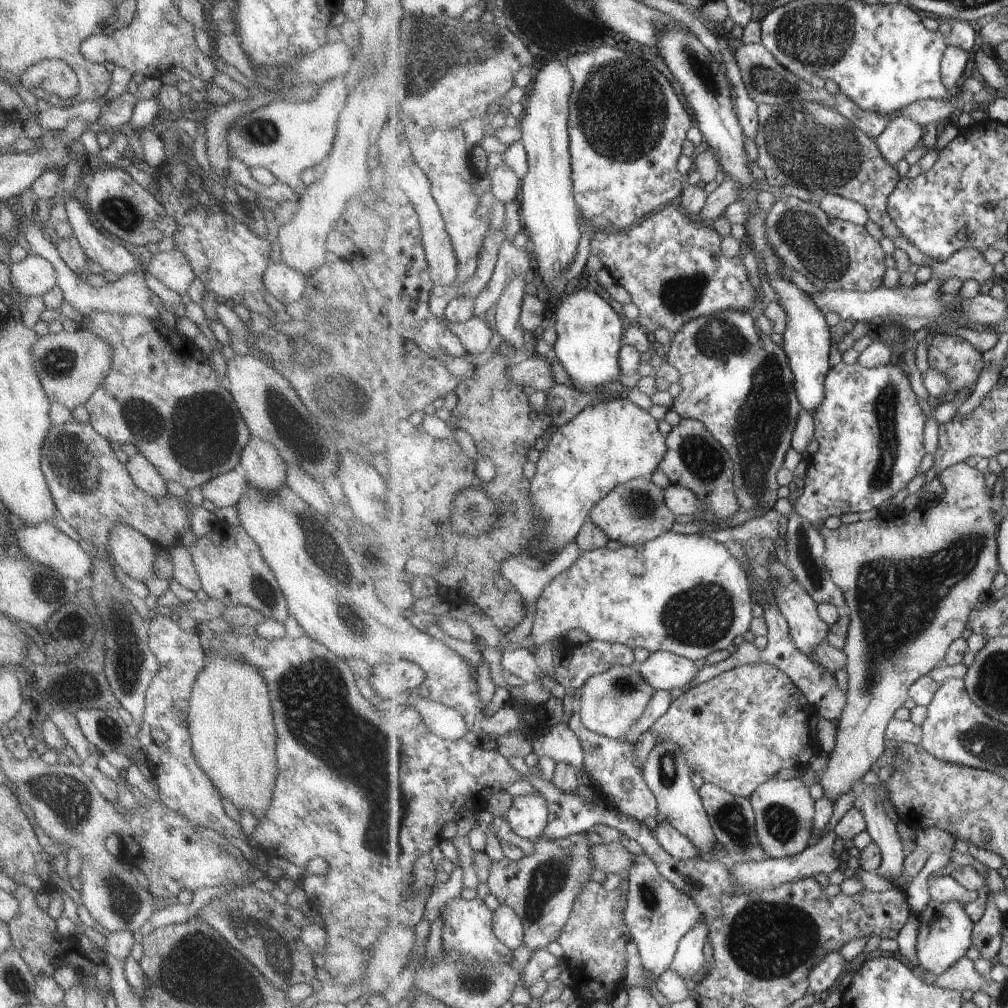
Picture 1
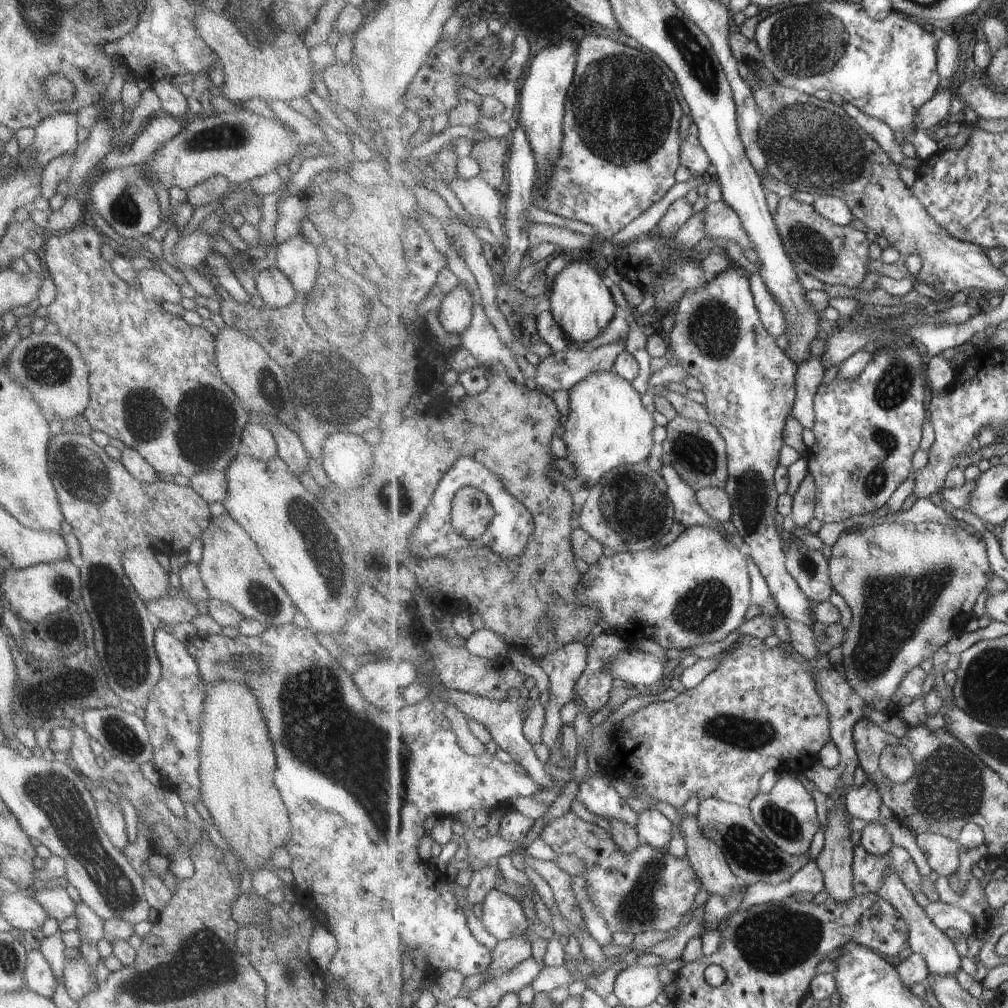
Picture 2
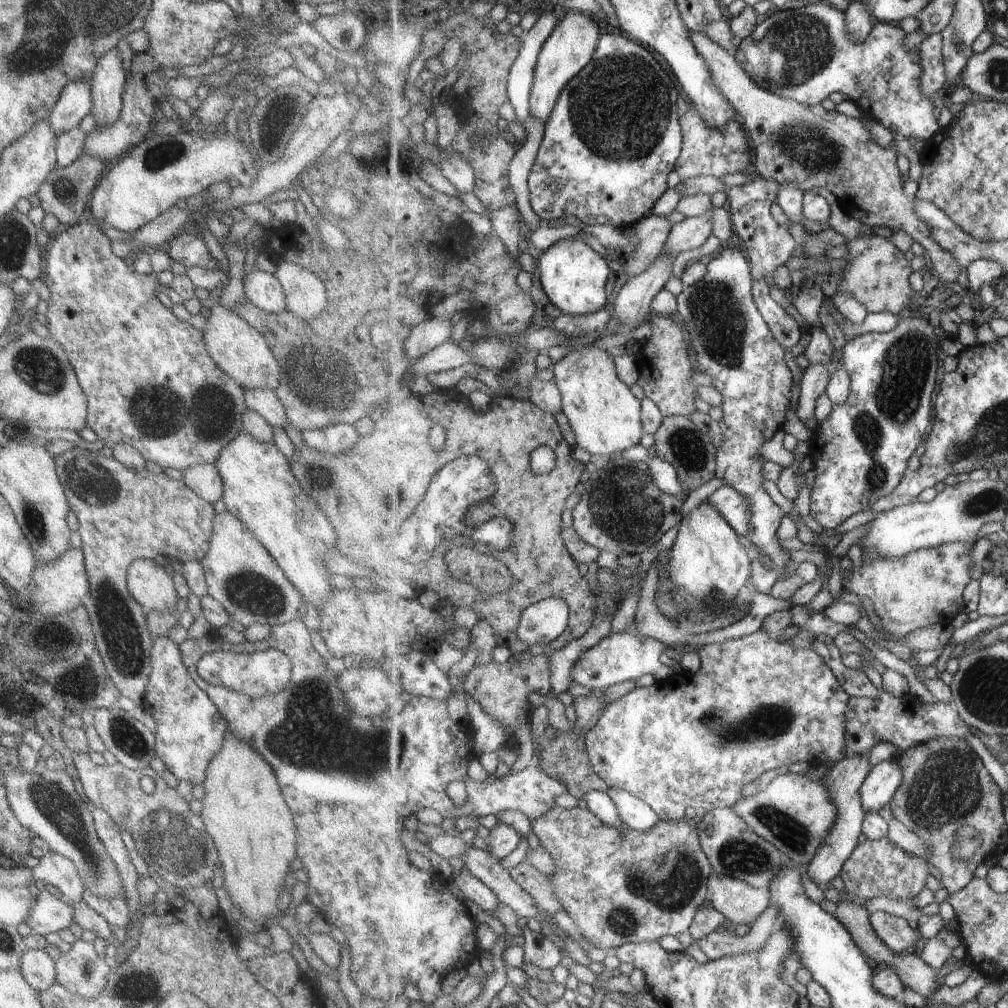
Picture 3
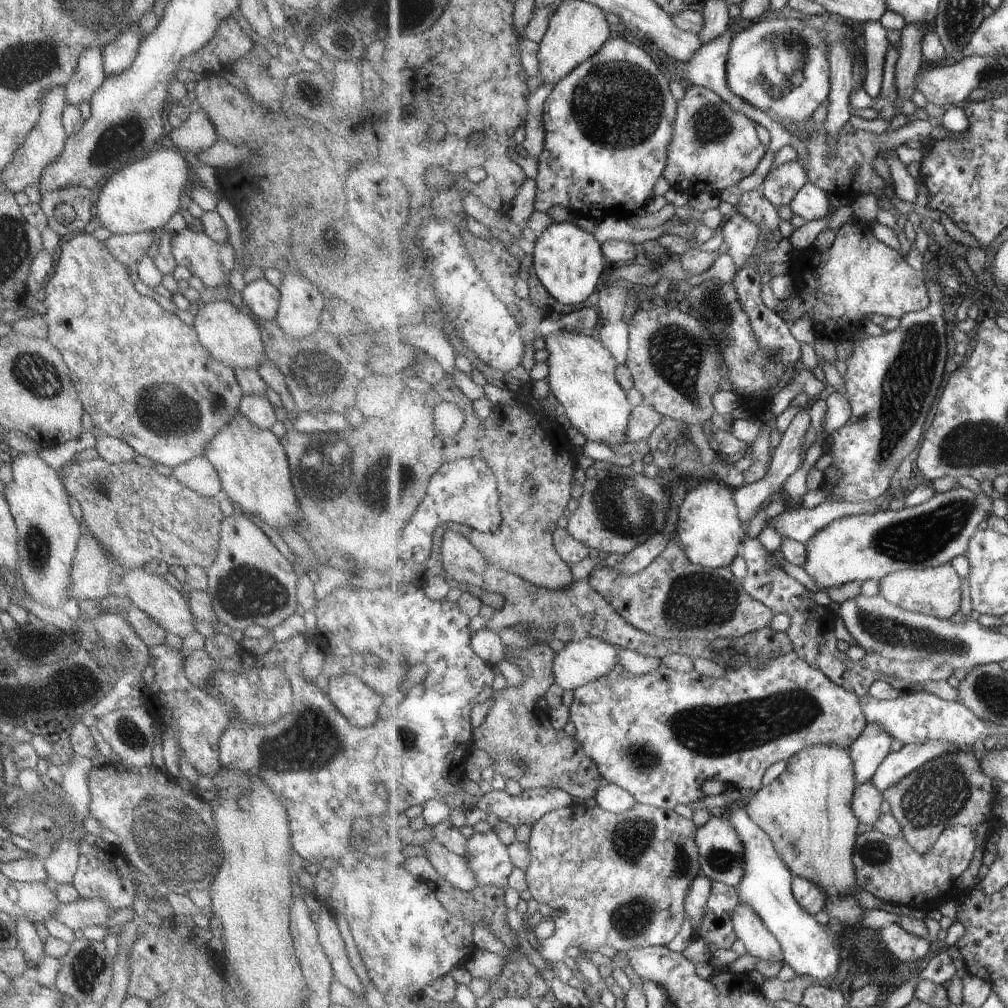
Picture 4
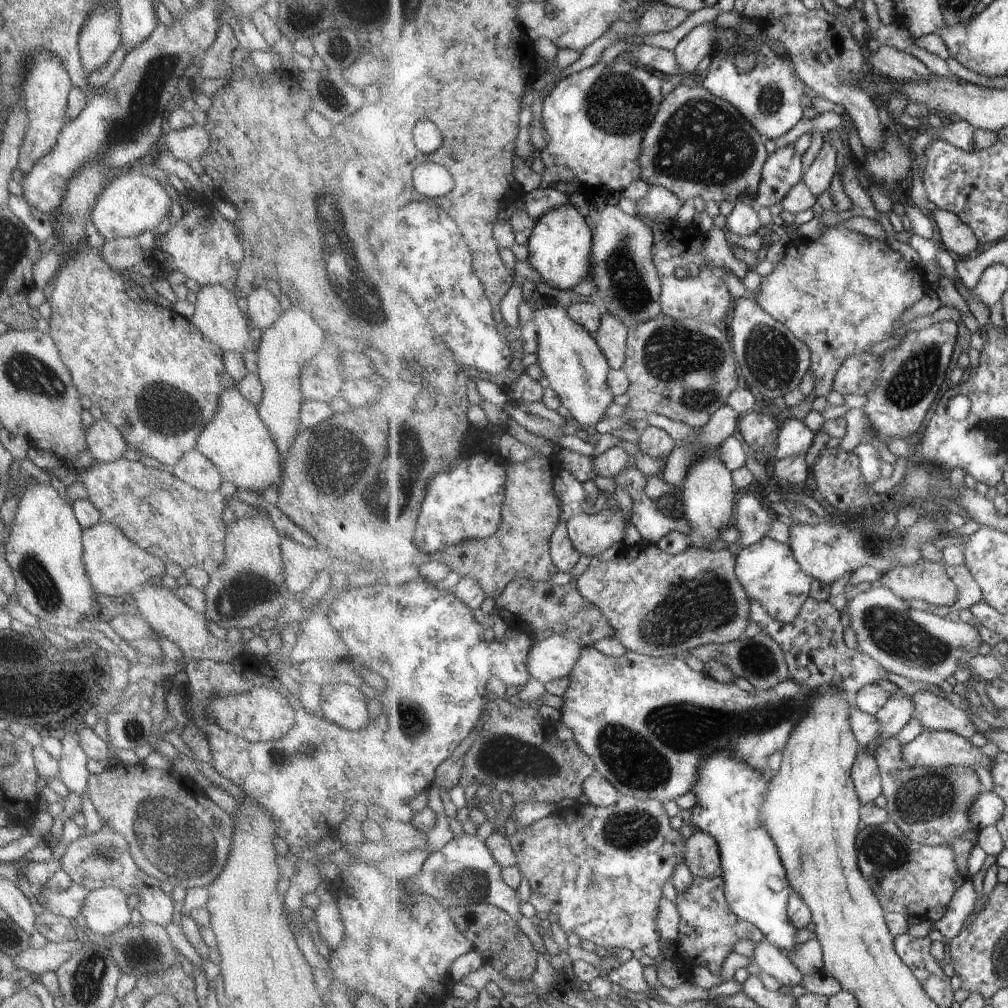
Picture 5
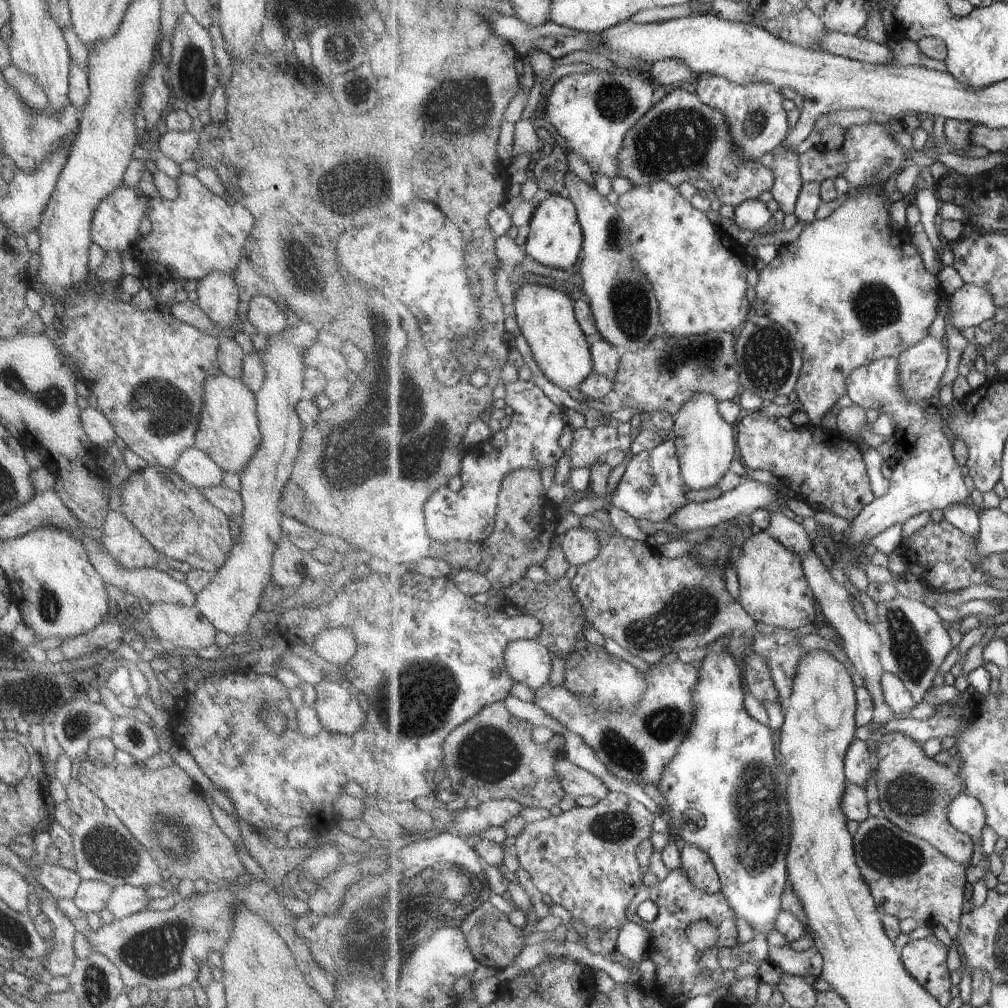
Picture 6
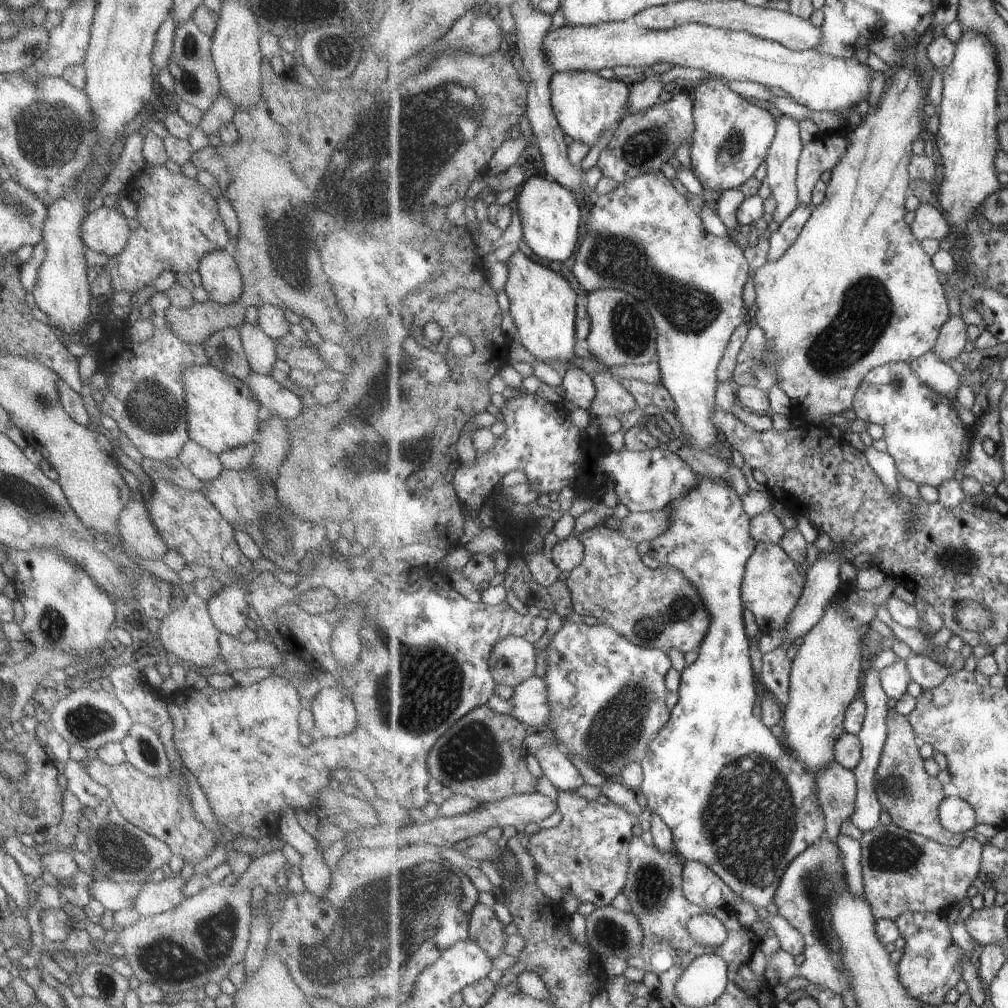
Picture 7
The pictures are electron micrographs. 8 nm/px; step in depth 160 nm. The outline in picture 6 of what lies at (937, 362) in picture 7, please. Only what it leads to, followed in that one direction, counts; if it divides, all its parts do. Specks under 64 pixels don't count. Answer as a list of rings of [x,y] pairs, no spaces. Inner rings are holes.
[[[927,335],[927,338],[899,354],[899,388],[909,402],[927,404],[941,386],[949,362],[947,345],[943,346],[941,339]]]

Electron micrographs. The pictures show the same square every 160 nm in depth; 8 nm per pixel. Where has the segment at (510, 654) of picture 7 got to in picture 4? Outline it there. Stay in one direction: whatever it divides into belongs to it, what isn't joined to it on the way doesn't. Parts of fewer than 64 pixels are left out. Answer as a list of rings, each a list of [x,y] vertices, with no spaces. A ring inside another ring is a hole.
[[[586,637],[581,641],[567,643],[560,652],[557,652],[557,658],[555,658],[553,674],[555,674],[556,683],[565,691],[575,692],[579,688],[611,674],[611,670],[619,666],[617,649],[623,650],[617,644],[611,644],[607,640],[596,637]]]

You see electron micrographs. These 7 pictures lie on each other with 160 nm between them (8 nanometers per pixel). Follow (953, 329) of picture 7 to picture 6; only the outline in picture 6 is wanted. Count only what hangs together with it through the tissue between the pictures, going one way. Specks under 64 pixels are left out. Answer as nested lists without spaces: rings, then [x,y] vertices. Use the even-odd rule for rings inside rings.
[[[966,284],[951,294],[950,312],[947,318],[958,332],[971,326],[979,326],[985,320],[991,320],[999,304],[993,294],[977,284]]]

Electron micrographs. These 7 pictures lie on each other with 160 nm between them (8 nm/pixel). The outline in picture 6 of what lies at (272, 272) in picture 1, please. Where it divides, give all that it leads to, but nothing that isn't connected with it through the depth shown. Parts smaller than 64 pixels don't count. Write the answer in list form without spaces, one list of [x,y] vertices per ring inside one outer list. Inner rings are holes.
[[[253,296],[249,300],[245,320],[249,321],[257,333],[265,335],[281,332],[287,325],[283,312],[269,296]]]

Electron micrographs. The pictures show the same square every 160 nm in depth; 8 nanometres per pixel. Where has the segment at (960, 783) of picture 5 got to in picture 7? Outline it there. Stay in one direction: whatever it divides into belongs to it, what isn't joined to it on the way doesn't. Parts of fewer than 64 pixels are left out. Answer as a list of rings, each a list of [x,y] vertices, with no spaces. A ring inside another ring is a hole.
[[[891,706],[887,725],[889,734],[875,784],[877,796],[884,810],[891,817],[892,823],[903,830],[927,836],[947,847],[961,846],[967,840],[967,836],[963,833],[954,834],[943,827],[940,819],[940,806],[946,800],[947,794],[943,782],[937,776],[927,774],[927,770],[923,768],[921,746],[919,746],[917,734],[908,716],[899,714]]]

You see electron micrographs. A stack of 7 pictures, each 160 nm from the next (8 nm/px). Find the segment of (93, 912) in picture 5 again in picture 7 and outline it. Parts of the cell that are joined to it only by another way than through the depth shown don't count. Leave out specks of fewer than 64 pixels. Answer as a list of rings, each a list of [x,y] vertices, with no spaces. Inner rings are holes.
[[[171,873],[168,878],[163,877],[157,883],[152,883],[148,879],[143,882],[137,896],[133,898],[131,909],[139,914],[139,917],[152,916],[165,912],[165,910],[171,910],[183,900],[181,888],[185,883],[186,881],[181,880],[177,873]]]

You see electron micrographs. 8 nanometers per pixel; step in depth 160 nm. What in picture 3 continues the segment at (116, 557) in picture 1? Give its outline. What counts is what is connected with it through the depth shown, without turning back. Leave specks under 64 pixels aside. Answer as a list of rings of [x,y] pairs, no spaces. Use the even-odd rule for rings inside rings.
[[[136,559],[131,562],[126,569],[125,587],[143,613],[176,613],[178,596],[172,578],[151,559]]]

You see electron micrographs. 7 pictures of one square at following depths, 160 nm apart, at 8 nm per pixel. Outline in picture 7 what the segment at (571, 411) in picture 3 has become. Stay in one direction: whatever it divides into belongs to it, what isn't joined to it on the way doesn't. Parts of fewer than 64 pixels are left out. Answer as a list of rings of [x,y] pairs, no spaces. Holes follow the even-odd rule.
[[[514,250],[510,254],[509,278],[504,289],[510,300],[510,314],[519,333],[519,342],[529,353],[543,364],[575,367],[581,360],[575,354],[575,342],[578,340],[577,324],[577,294],[569,280],[535,262],[521,250]]]

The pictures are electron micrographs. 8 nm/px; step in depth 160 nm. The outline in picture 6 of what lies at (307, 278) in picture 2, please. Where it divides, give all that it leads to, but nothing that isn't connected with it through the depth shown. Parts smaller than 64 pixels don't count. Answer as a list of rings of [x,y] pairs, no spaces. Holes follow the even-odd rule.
[[[300,321],[297,326],[286,325],[281,332],[267,336],[266,346],[255,350],[259,364],[263,366],[263,383],[254,393],[255,411],[258,419],[259,448],[251,462],[239,474],[239,492],[242,510],[238,517],[239,533],[233,538],[231,550],[225,562],[219,566],[207,586],[195,595],[195,610],[215,628],[226,635],[244,633],[249,620],[259,611],[263,588],[271,582],[271,554],[283,537],[279,528],[281,514],[278,501],[287,482],[300,444],[301,424],[295,414],[295,404],[305,395],[302,389],[303,352],[315,344],[318,331]]]

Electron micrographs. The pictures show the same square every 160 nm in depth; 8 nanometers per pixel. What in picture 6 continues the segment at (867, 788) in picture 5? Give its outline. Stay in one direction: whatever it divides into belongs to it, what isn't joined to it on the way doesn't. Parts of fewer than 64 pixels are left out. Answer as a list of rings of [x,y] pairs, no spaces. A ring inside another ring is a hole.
[[[858,736],[847,752],[846,776],[848,781],[866,789],[875,765],[876,757],[871,754],[869,744],[865,744]]]

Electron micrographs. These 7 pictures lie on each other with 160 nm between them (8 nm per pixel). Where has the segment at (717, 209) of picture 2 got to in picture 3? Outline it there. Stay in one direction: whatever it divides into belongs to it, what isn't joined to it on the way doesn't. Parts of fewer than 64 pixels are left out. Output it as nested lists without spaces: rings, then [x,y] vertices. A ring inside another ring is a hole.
[[[709,210],[703,216],[687,217],[681,223],[675,224],[669,238],[667,238],[665,252],[677,256],[677,254],[681,254],[686,250],[703,246],[713,234],[713,226],[711,226],[710,220],[711,213],[712,210]]]

